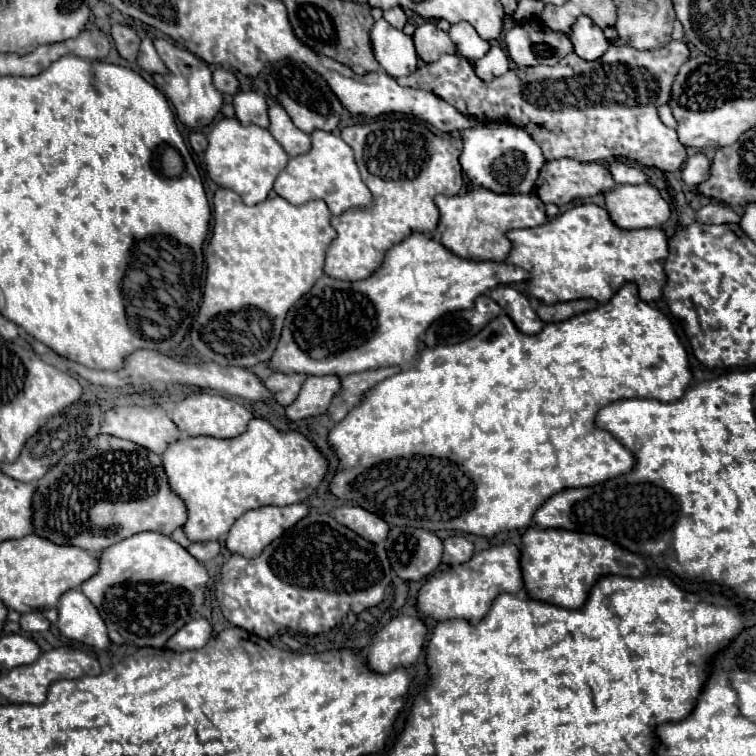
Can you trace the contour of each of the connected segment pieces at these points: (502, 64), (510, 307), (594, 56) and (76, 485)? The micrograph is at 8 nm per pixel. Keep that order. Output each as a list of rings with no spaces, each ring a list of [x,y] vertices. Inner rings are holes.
[[[493,44],[489,52],[475,62],[475,74],[483,82],[491,82],[491,78],[503,76],[507,70],[509,70],[509,58],[497,44]]]
[[[497,286],[491,290],[491,298],[507,312],[507,316],[515,322],[515,326],[519,326],[519,330],[523,330],[523,334],[537,334],[543,328],[543,322],[537,318],[529,298],[523,292],[511,286]]]
[[[579,16],[577,22],[573,24],[571,42],[575,46],[575,54],[583,60],[599,60],[609,48],[603,30],[595,26],[587,16]]]
[[[95,436],[91,444],[81,452],[65,454],[39,482],[35,482],[33,494],[33,534],[47,538],[61,546],[77,546],[87,552],[101,552],[123,538],[137,532],[171,534],[187,520],[187,510],[181,498],[169,490],[167,476],[161,466],[161,456],[133,442],[115,436]]]

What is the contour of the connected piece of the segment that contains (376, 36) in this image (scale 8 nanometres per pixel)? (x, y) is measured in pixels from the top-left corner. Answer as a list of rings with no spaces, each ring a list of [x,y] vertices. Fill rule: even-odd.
[[[383,18],[377,20],[371,30],[371,46],[377,62],[389,76],[401,78],[417,70],[413,38],[403,34],[401,30],[395,30]]]

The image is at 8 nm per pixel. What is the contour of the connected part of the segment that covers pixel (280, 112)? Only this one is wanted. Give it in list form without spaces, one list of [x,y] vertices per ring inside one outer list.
[[[271,106],[269,108],[269,118],[271,118],[271,126],[269,132],[273,134],[273,138],[283,146],[283,150],[289,156],[299,156],[299,154],[307,154],[307,150],[311,148],[311,136],[301,132],[289,118],[289,114],[279,106]]]

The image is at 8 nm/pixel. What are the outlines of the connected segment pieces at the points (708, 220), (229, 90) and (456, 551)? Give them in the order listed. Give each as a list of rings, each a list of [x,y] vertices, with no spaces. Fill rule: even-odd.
[[[707,204],[697,210],[695,222],[701,224],[739,224],[739,216],[725,204]]]
[[[215,68],[213,70],[213,86],[219,92],[225,92],[225,94],[235,94],[239,90],[239,82],[237,82],[235,74],[225,70],[225,68]]]
[[[449,536],[443,542],[443,562],[447,566],[469,562],[471,556],[473,556],[473,544],[465,536]]]

